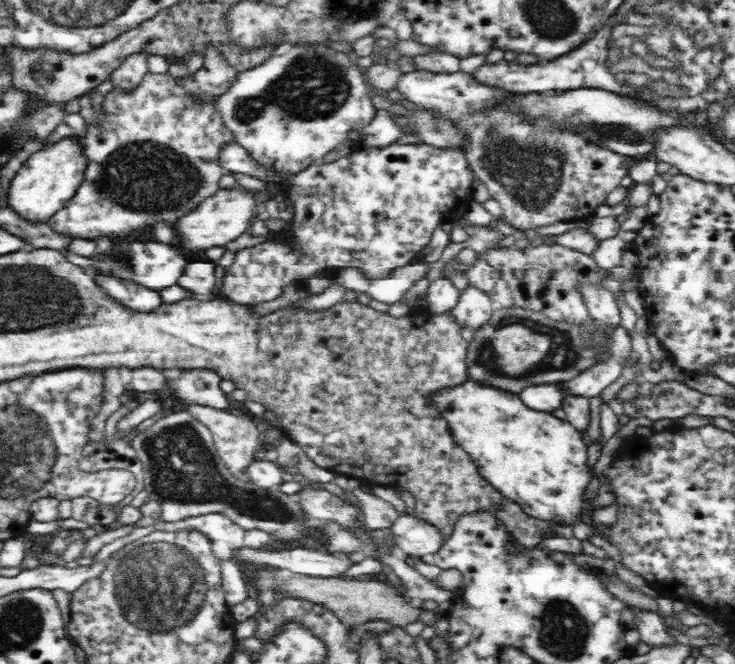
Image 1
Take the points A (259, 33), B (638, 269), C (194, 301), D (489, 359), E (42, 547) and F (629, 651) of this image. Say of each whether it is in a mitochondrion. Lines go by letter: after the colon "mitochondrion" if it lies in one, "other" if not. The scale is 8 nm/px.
A: mitochondrion
B: other
C: other
D: mitochondrion
E: other
F: other

